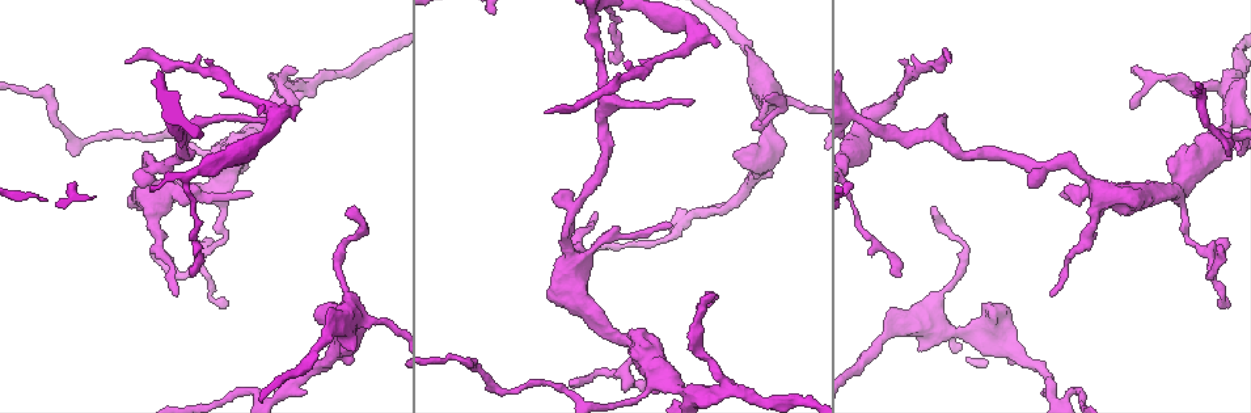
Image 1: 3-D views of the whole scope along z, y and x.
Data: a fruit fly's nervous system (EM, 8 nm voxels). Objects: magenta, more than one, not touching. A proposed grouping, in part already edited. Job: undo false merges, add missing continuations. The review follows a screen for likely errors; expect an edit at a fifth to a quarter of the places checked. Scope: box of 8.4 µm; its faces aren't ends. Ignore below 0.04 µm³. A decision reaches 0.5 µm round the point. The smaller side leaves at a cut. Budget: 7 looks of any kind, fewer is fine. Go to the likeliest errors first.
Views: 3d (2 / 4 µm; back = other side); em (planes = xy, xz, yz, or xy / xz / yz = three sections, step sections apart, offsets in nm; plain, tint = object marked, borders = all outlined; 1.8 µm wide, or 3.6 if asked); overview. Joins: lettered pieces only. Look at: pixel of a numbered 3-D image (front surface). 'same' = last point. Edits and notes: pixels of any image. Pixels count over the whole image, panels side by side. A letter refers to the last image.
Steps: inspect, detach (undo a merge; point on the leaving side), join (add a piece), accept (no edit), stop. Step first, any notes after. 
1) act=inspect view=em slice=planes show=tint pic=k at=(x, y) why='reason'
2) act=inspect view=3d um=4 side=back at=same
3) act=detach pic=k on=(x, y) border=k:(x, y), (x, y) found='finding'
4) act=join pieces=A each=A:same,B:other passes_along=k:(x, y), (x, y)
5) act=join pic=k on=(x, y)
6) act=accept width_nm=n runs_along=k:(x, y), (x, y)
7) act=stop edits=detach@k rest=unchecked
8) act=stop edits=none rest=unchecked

act=inspect view=em slice=xy step=8 show=borders pic=1 at=(950, 59) why='tapers out'

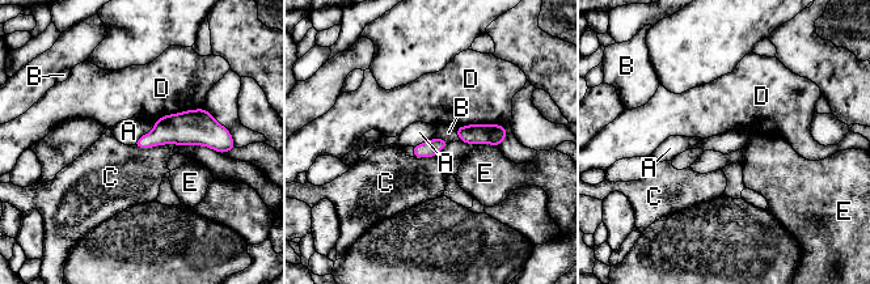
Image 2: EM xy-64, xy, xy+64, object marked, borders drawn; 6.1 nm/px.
act=inspect view=em slice=planes show=borders at=same

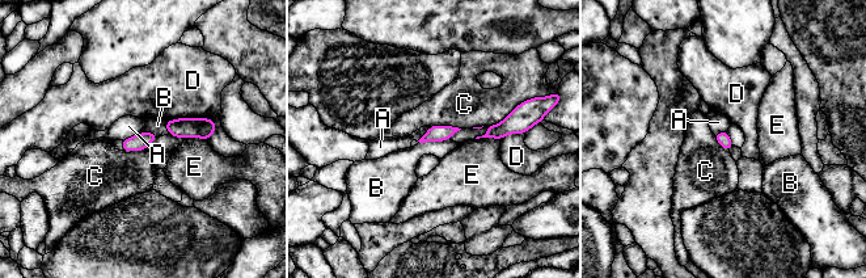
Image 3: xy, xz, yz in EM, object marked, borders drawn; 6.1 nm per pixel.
act=accept longest_contact=D:320nm each=A:other,B:other,C:other,D:other,E:other found='none of them fits'

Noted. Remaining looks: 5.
act=inspect view=em slice=xy step=16 show=tint pic=1 at=(937, 214) why='thin end'

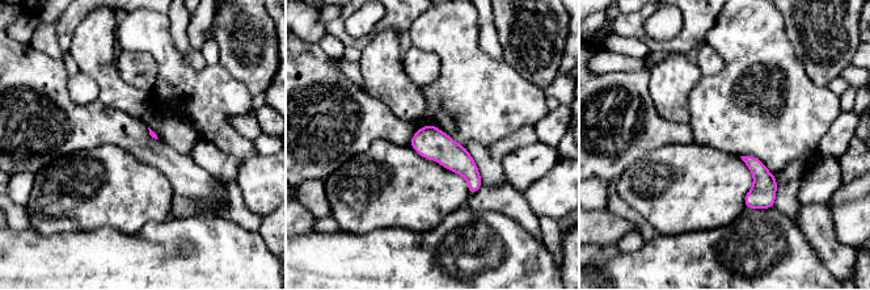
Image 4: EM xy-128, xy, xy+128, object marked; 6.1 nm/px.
act=inspect view=em slice=planes show=tint at=same why='another direction'

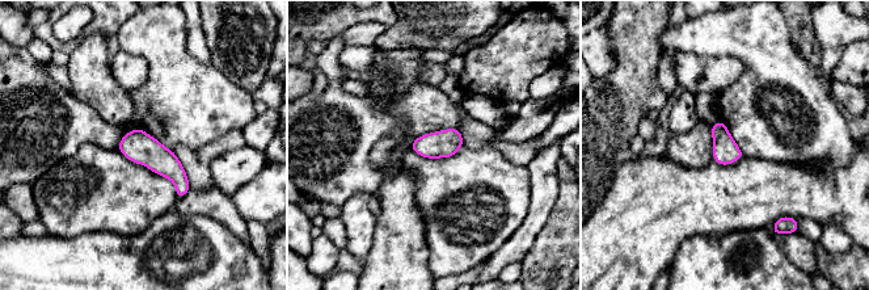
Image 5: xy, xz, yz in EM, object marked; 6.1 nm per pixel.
act=inspect view=em slice=planes show=borders at=same why='what lies round it'

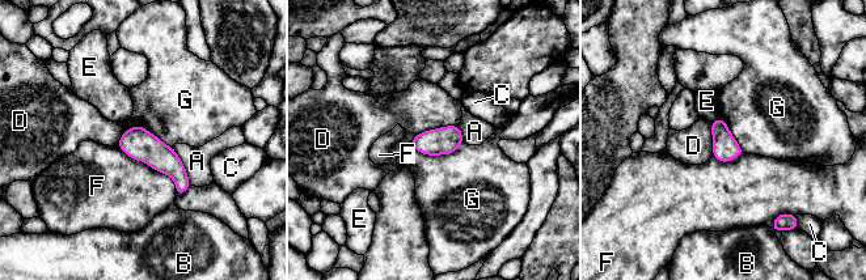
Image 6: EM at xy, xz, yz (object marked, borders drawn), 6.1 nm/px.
act=accept each=A:other,B:other,C:other,D:other,E:other,F:other,G:other border=6:(463, 141), (438, 155), (410, 145) found='none of them fits'

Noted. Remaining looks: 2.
act=inspect view=3d um=4 pic=1 at=(900, 273) why='thin end'

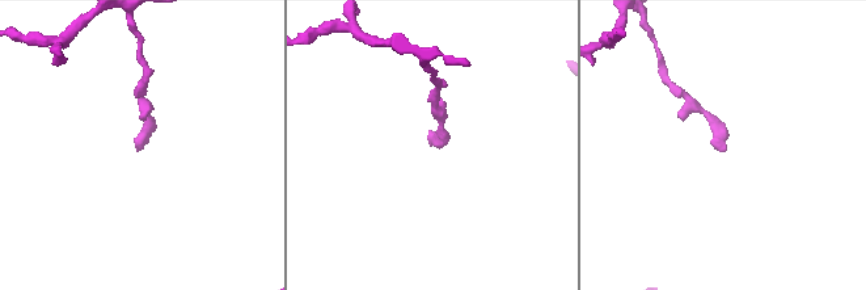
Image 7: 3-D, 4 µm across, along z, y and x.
act=inspect view=em slice=planes show=borders pic=7 at=(726, 148)

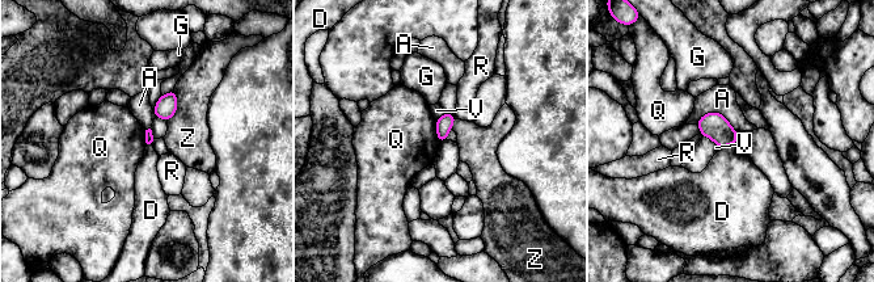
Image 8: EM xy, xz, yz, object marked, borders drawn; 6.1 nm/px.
act=accept each=A:other,D:other,G:other,Q:other,R:other,V:other,Z:other border=8:(435, 121), (435, 134), (440, 142) found='no lettered piece goes on from it'

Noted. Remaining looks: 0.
act=stop edits=none rest=unchecked

